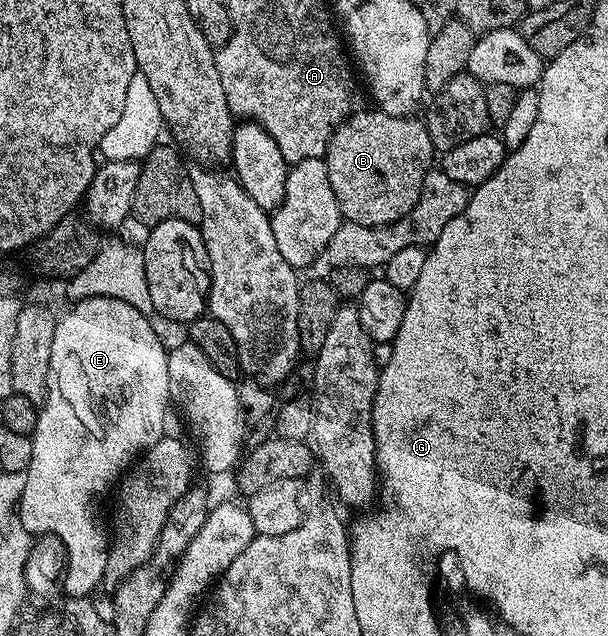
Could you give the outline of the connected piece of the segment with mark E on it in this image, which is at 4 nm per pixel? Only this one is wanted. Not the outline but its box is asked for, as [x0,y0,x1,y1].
[19,296,171,598]

